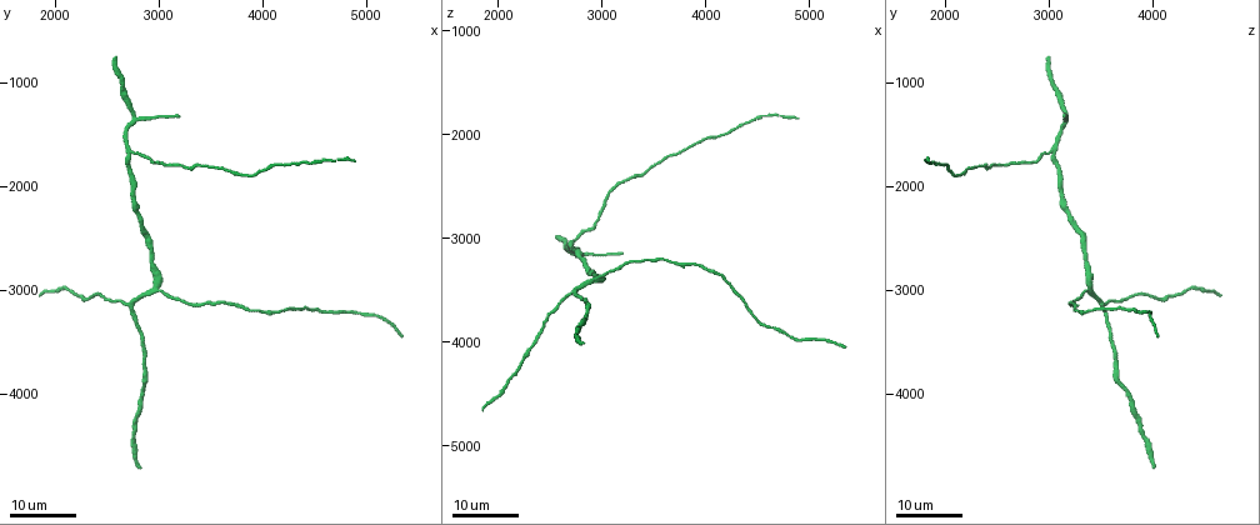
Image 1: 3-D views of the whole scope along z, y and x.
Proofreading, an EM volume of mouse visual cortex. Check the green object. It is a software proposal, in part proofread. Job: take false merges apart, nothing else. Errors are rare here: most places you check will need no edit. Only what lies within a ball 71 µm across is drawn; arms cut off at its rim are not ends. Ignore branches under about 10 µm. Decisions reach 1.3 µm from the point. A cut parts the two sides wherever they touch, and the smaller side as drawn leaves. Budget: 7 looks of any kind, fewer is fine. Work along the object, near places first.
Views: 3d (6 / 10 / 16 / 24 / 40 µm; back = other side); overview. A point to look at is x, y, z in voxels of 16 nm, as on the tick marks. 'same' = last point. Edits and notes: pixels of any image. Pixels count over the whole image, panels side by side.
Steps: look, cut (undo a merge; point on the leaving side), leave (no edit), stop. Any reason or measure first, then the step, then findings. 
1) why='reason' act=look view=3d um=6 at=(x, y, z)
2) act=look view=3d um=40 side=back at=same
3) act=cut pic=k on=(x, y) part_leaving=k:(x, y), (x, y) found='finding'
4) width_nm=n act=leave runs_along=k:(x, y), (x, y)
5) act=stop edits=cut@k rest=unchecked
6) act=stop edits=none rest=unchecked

why='thin arm on a thick one' act=look view=3d um=16 at=(3000, 2980, 3360)

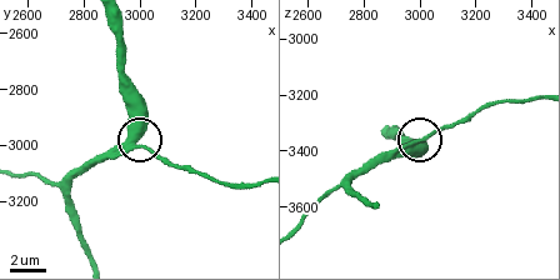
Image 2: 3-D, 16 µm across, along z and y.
why='zoom in' act=look view=3d um=6 at=(2990, 3010, 3370)

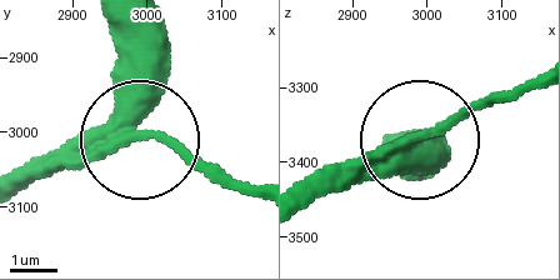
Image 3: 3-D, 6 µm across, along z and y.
arms=3 act=leave runs_along=3:(115, 29), (119, 100), (134, 133), (46, 153), (23, 173) found='all the same cell'

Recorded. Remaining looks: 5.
why='sudden change in width' act=look view=3d um=16 at=(2880, 3880, 3660)

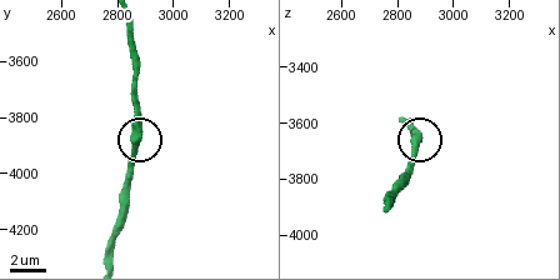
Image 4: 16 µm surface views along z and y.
act=look view=3d um=10 at=(2860, 3890, 3670)

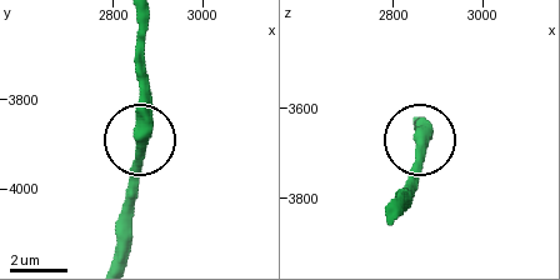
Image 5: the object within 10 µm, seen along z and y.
width_nm=410 act=leave found='continuous, no second cell'

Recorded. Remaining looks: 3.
act=look view=3d um=16 at=(2840, 2380, 3220)

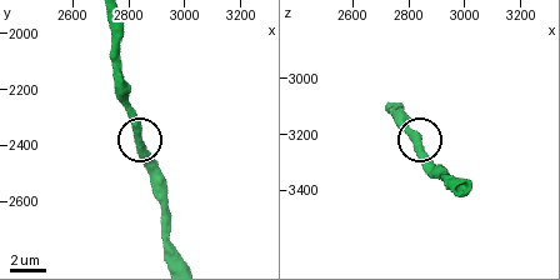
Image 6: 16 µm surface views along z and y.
why='zoom in' act=look view=3d um=6 at=(2830, 2370, 3240)

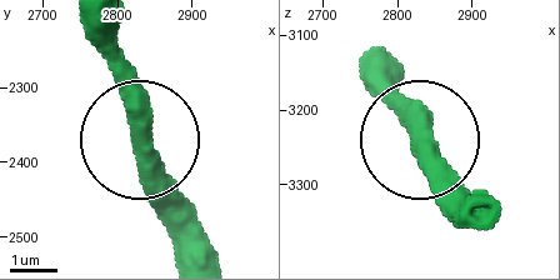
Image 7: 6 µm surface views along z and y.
act=leave runs_along=7:(143, 133), (119, 21) found='one cell here'

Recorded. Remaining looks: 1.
act=stop edits=none rest=unchecked

